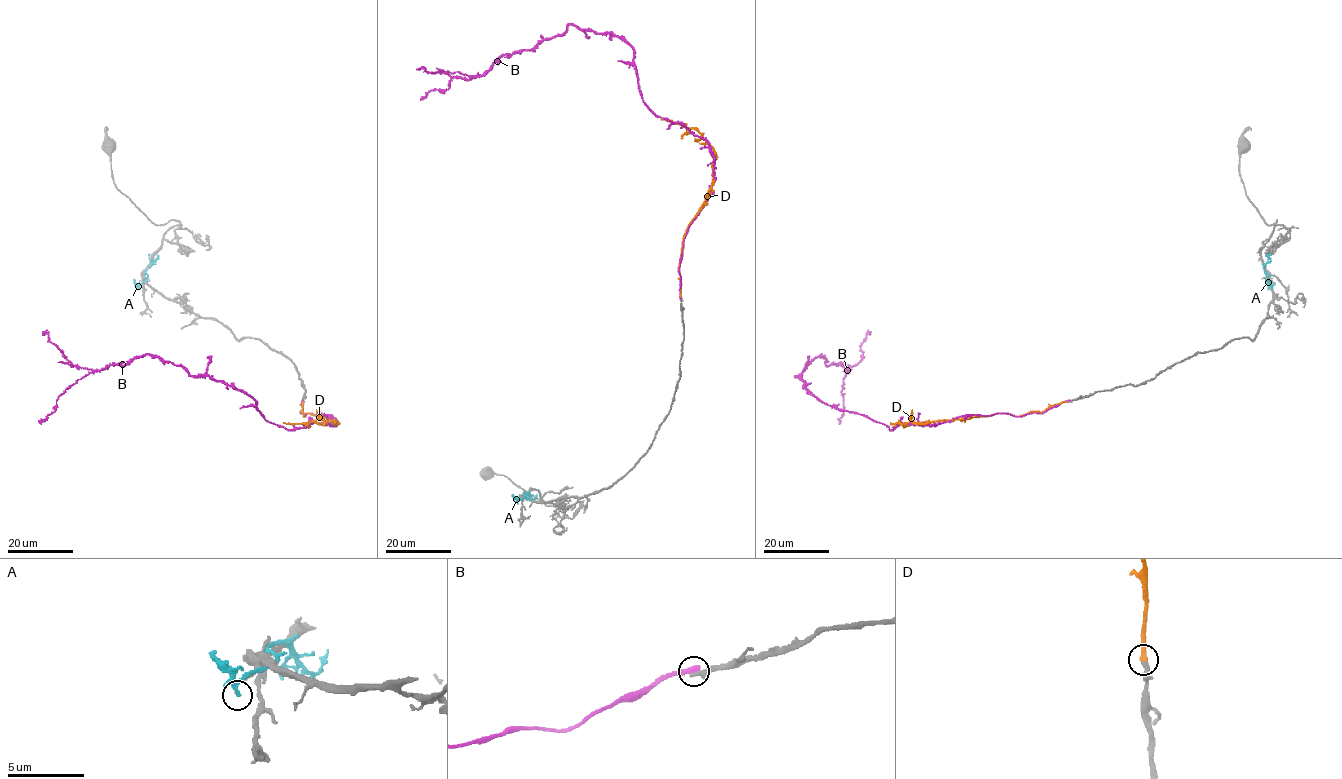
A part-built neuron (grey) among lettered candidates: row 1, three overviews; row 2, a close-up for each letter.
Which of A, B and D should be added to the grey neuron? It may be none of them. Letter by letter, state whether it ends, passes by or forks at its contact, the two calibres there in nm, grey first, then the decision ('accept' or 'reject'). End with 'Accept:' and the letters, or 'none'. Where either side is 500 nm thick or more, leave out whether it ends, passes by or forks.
A: it ends there; 180 nm thick on the grey side, 180 nm on the other; reject
B: it ends there; 400 nm thick on the grey side, 440 nm on the other; reject
D: it ends there; 300 nm thick on the grey side, 320 nm on the other; accept
Accept: D

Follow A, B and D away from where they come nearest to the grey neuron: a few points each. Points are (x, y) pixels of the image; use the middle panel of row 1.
A: (517, 504), (524, 493), (533, 499), (537, 494)
B: (680, 297), (682, 244), (708, 197), (713, 155), (643, 99), (628, 44), (569, 24), (481, 75), (416, 69)
D: (680, 297), (682, 244), (688, 224), (711, 186), (713, 148), (697, 130), (660, 120)

